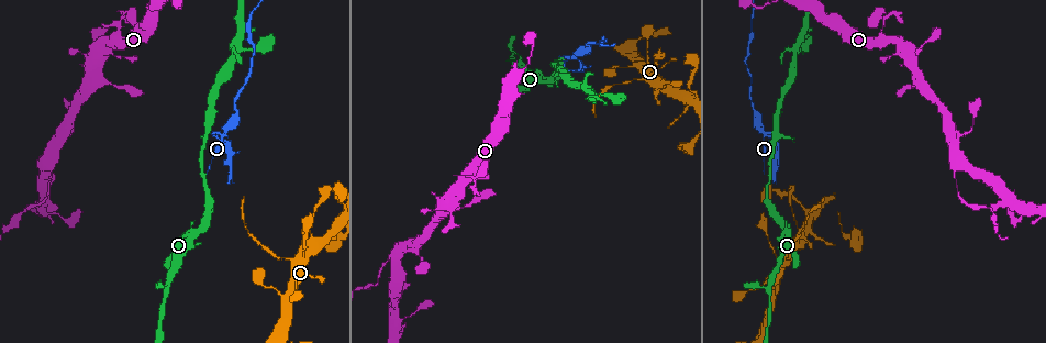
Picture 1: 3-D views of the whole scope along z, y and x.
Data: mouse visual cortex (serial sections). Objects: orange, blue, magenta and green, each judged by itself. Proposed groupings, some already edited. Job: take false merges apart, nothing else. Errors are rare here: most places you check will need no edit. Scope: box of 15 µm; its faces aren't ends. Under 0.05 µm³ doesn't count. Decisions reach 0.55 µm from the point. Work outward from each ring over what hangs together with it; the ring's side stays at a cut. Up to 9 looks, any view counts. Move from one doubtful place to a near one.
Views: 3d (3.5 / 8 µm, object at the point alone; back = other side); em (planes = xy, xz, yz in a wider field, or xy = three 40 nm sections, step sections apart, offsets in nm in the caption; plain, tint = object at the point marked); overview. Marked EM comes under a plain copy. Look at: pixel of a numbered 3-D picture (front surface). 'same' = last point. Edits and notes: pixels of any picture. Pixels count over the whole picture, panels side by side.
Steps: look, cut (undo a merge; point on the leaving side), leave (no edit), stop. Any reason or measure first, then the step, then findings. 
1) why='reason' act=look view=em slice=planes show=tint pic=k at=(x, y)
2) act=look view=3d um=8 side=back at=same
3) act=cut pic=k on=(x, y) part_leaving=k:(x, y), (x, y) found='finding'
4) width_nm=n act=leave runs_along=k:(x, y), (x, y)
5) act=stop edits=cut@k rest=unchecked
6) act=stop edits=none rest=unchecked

why='thick turns thin' act=look view=3d um=3.5 pic=1 at=(225, 127)

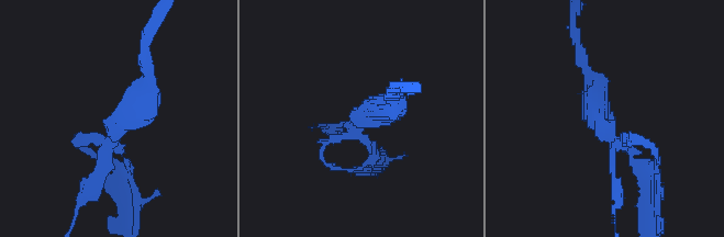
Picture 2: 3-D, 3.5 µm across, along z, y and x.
why='need the tissue' act=look view=em slice=xy step=5 show=tint pic=2 at=(605, 126)

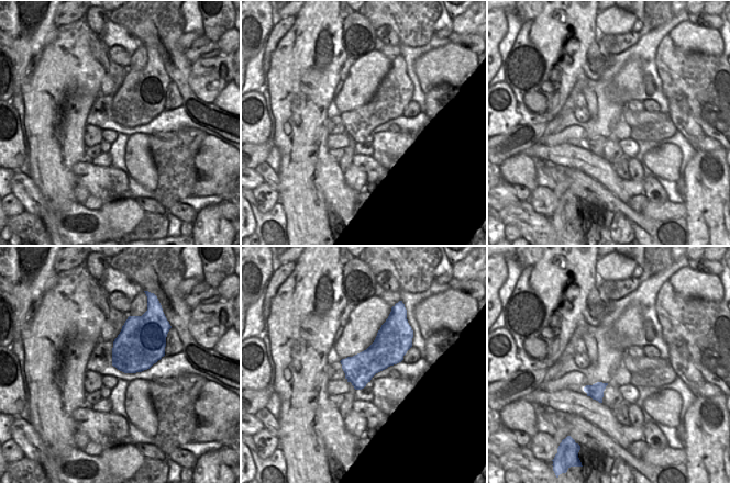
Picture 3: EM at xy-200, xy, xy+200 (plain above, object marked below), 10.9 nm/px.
act=cut pic=2 on=(648, 164) part_leaving=2:(621, 146), (649, 172), (657, 226) found='two cells meet here'

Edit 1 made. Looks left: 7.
why='calibre changes' act=look view=3d um=8 pic=1 at=(789, 260)

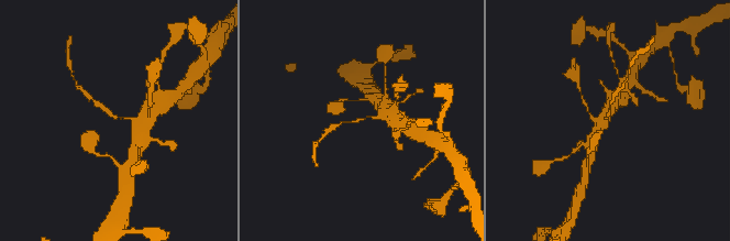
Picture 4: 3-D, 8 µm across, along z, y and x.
why='closer look' act=look view=3d um=3.5 pic=4 at=(373, 117)

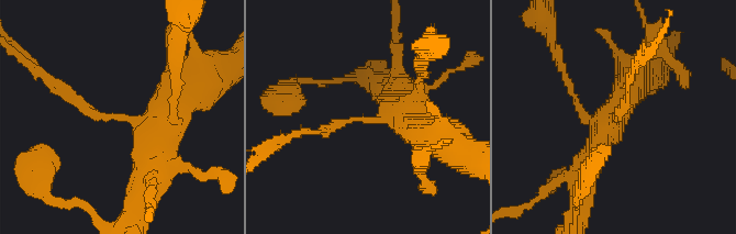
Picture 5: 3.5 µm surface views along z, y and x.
arm_widths_nm=100,350 act=look view=em slice=xy step=1 show=tint pic=5 at=(616, 116)

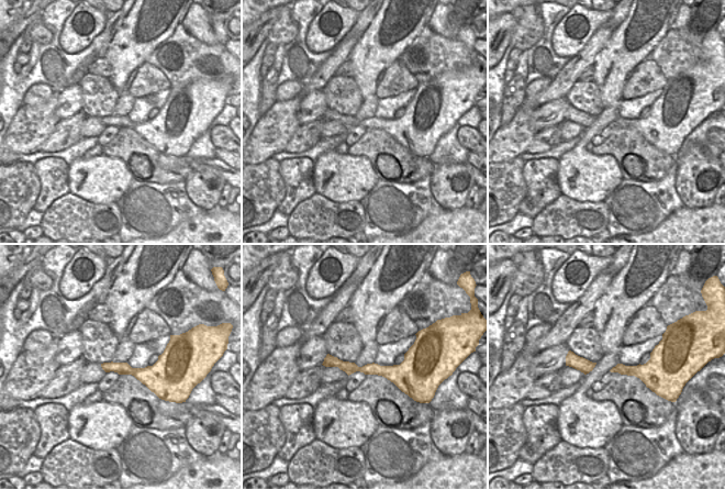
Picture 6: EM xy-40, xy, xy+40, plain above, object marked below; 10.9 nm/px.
act=cut pic=5 on=(73, 100) part_leaving=5:(107, 113), (89, 113), (29, 63) found='a second cell is stuck on'

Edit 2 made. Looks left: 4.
act=look view=overview

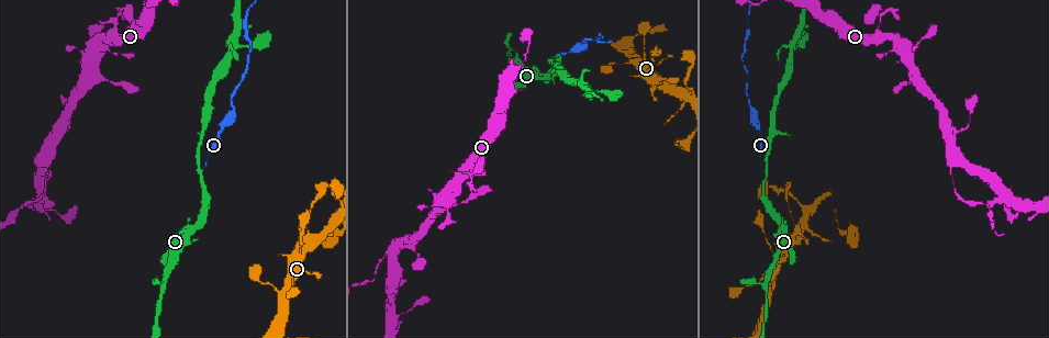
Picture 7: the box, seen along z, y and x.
why='abrupt turn' act=look view=3d um=3.5 pic=7 at=(280, 326)

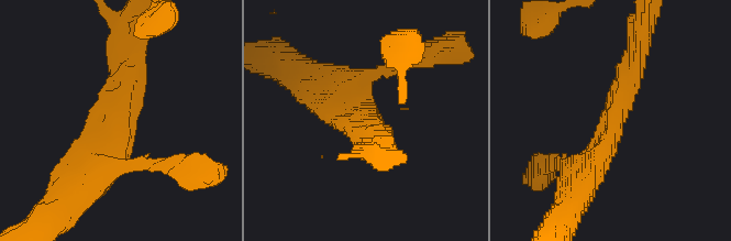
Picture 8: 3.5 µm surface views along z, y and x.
arms=3 arm_widths_nm=300,300,300 why='now the EM' act=look view=em slice=planes show=tint pic=8 at=(115, 117)

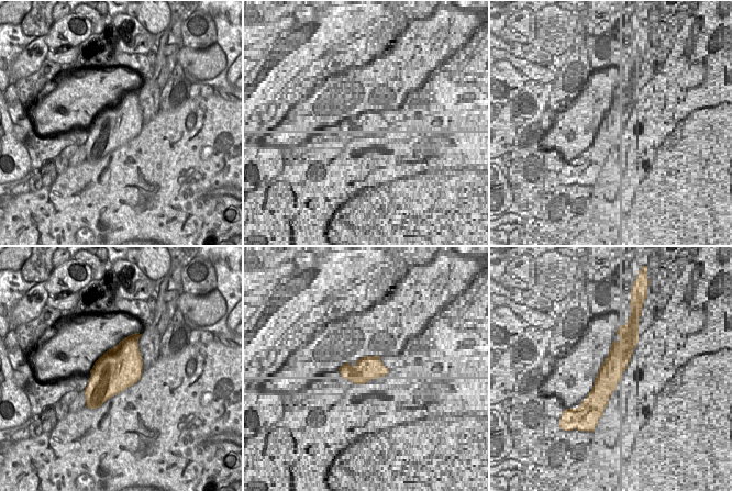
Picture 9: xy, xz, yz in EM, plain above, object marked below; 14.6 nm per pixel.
act=leave runs_along=8:(639, 54), (600, 149), (568, 165) found='one cell here'

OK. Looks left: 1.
act=stop edits=cut@2,cut@5 rest=unchecked

